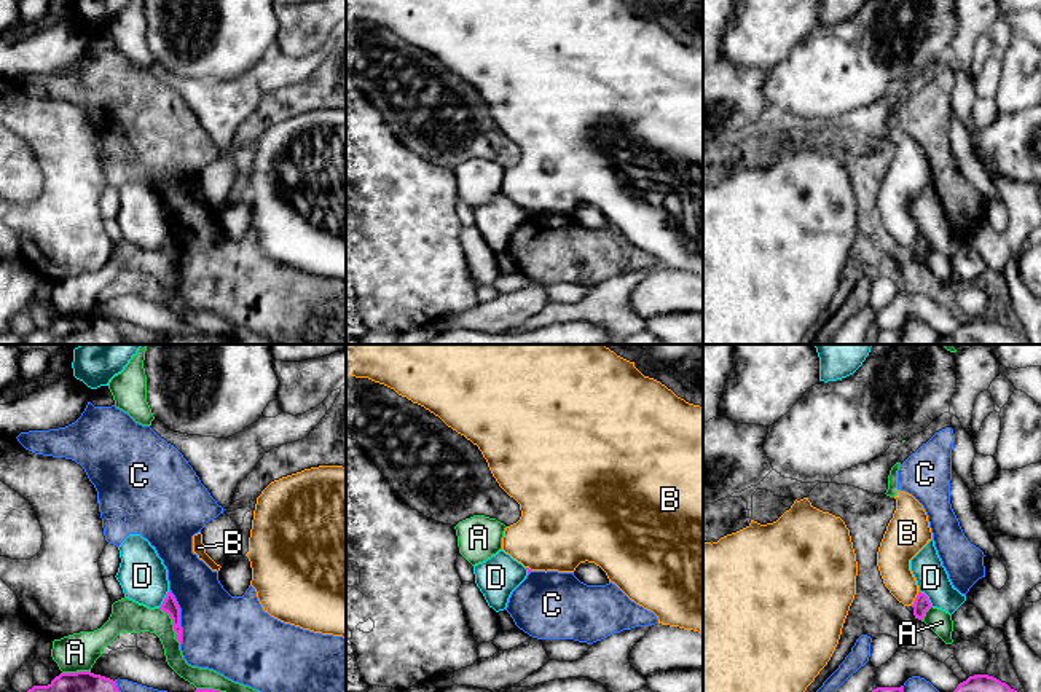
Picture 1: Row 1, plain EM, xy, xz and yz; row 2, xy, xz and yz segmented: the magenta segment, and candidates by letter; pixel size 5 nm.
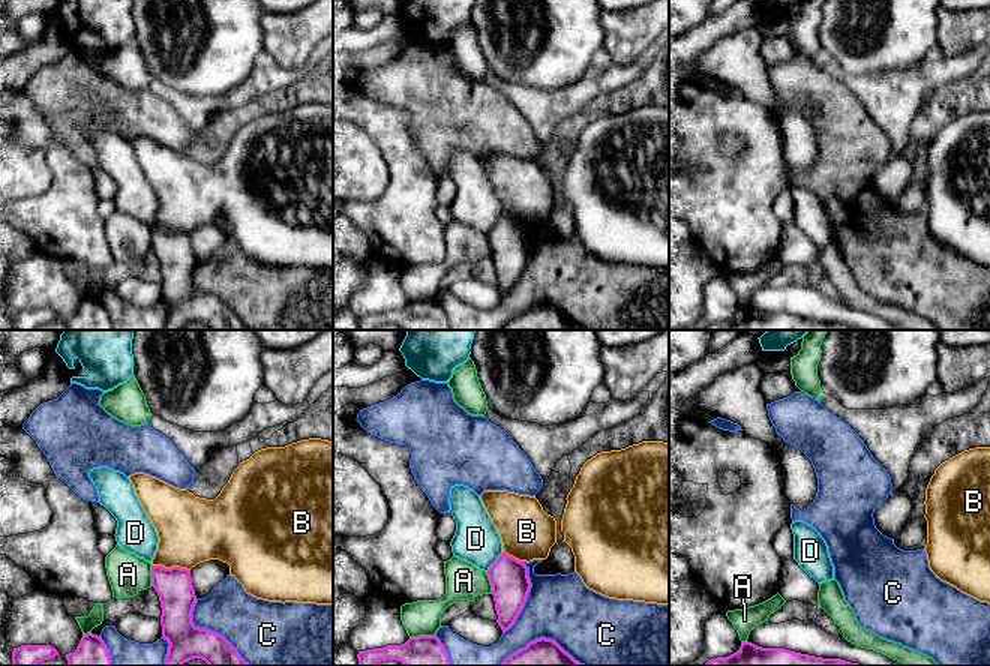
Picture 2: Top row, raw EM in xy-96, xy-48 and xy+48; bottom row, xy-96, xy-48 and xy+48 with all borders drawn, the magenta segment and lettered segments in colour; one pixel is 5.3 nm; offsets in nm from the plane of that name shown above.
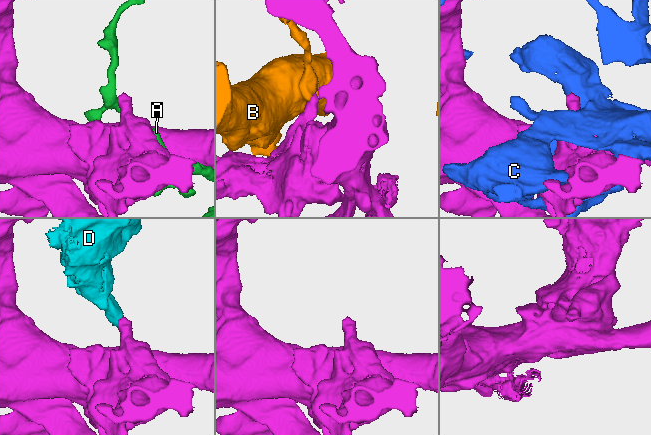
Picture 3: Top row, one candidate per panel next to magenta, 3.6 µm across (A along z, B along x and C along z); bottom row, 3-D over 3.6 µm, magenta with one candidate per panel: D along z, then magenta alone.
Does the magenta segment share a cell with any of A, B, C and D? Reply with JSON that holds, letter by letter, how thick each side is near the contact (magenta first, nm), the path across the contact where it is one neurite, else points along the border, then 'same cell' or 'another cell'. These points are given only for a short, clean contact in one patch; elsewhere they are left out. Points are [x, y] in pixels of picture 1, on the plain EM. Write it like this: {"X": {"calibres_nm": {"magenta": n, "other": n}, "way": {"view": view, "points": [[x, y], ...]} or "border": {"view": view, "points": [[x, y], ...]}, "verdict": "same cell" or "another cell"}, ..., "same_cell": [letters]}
{"A": {"calibres_nm": {"magenta": 80, "other": 160}, "verdict": "another cell"}, "B": {"calibres_nm": {"magenta": 80, "other": 180}, "verdict": "another cell"}, "C": {"calibres_nm": {"magenta": 80, "other": 380}, "verdict": "another cell"}, "D": {"calibres_nm": {"magenta": 80, "other": 160}, "border": {"view": "yz", "points": [[919, 233], [931, 247]]}, "verdict": "another cell"}, "same_cell": []}

